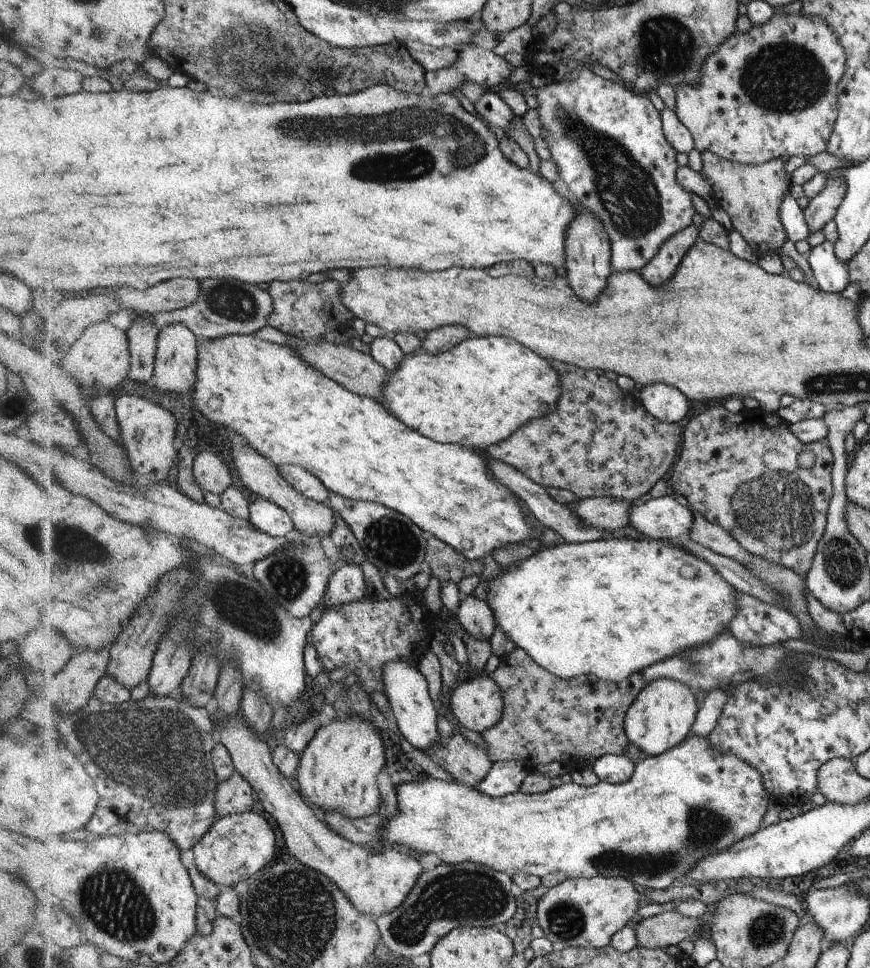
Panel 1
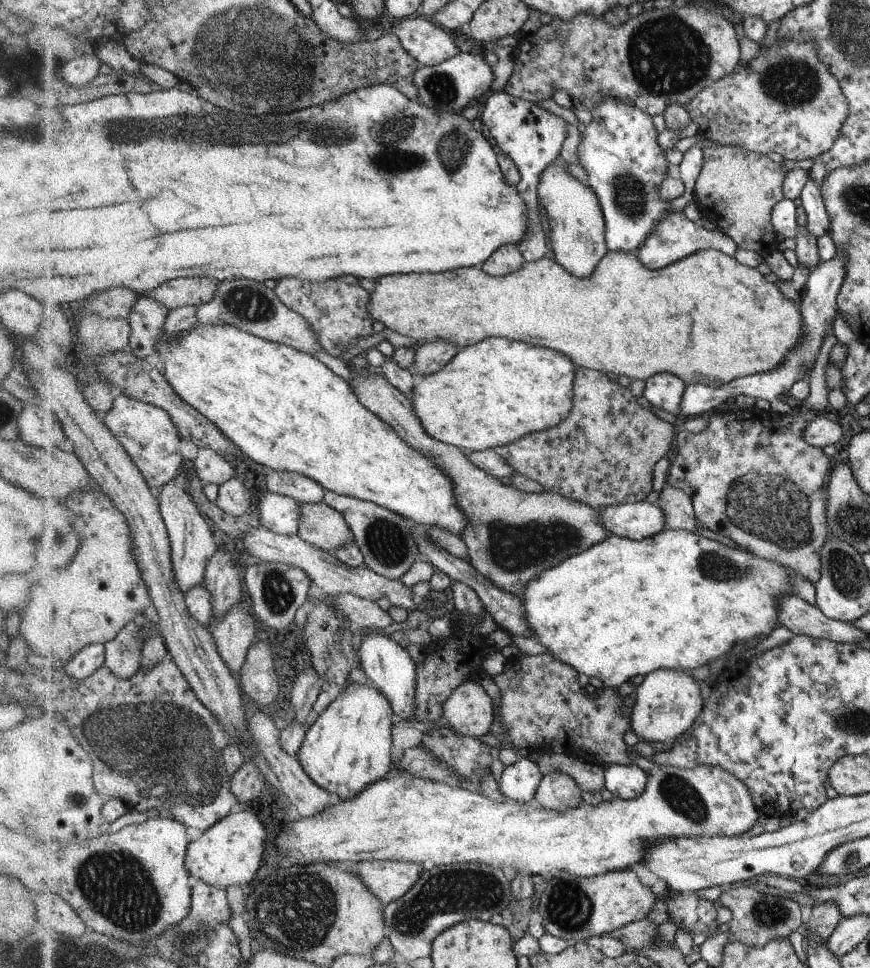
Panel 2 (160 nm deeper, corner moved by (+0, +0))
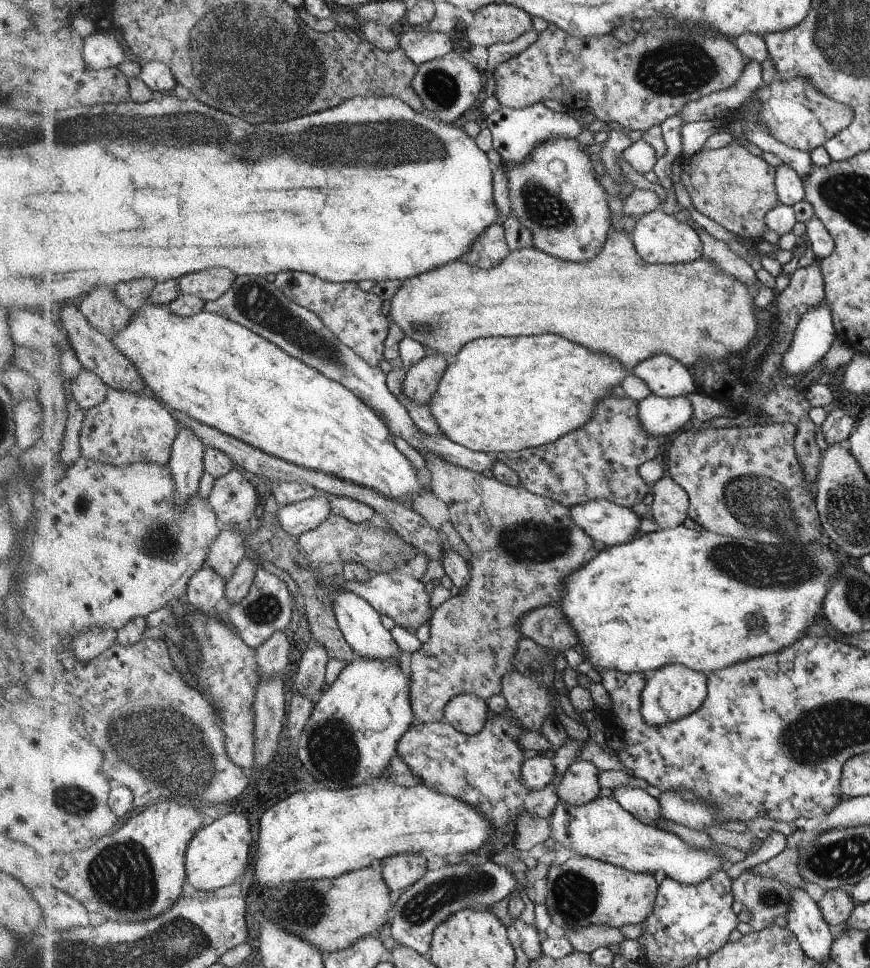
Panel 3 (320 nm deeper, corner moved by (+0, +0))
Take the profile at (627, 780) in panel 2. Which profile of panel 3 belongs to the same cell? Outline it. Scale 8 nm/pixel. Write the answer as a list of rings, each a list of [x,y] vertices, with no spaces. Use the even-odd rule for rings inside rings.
[[[620,787],[614,790],[614,797],[620,806],[645,825],[658,827],[666,818],[661,813],[662,807],[659,800],[652,797],[646,789]]]

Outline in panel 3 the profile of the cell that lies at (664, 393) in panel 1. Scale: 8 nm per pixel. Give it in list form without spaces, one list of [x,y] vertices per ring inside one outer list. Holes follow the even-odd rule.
[[[658,353],[644,359],[633,368],[632,374],[642,379],[652,393],[661,397],[698,393],[688,366],[666,354]]]

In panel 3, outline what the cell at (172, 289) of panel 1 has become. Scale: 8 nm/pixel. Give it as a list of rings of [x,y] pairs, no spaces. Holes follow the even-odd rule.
[[[218,268],[218,270],[206,270],[198,274],[189,274],[180,279],[181,294],[195,294],[205,298],[207,302],[222,298],[236,282],[234,270]]]

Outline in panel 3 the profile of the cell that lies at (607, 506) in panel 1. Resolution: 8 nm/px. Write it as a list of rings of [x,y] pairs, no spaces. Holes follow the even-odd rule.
[[[425,453],[421,454],[425,457],[428,463],[427,468],[432,475],[430,485],[432,492],[446,504],[450,512],[449,521],[454,525],[454,528],[458,531],[458,534],[464,539],[464,542],[466,542],[472,552],[472,559],[469,561],[469,564],[472,564],[472,577],[467,584],[468,591],[464,592],[464,594],[458,593],[457,596],[451,597],[433,612],[433,618],[429,620],[430,637],[426,643],[422,643],[422,646],[410,659],[410,680],[412,686],[409,694],[411,695],[411,706],[412,710],[415,712],[416,722],[433,723],[438,720],[444,720],[443,708],[446,706],[446,703],[455,696],[471,694],[487,701],[491,696],[501,694],[503,678],[510,673],[516,672],[514,657],[519,648],[519,640],[523,637],[519,631],[521,618],[534,609],[548,605],[556,605],[560,602],[561,595],[563,594],[563,587],[565,586],[565,578],[570,577],[572,573],[575,573],[586,563],[596,542],[582,527],[571,520],[570,508],[564,506],[563,503],[556,503],[551,498],[537,495],[524,488],[521,484],[517,487],[506,485],[491,476],[490,473],[477,473],[476,471],[454,466],[437,456],[426,455]]]

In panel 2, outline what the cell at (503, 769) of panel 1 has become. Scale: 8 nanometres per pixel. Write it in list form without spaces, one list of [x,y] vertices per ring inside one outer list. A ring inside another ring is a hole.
[[[523,757],[511,766],[504,767],[498,785],[508,799],[528,803],[534,801],[542,777],[539,764]]]

